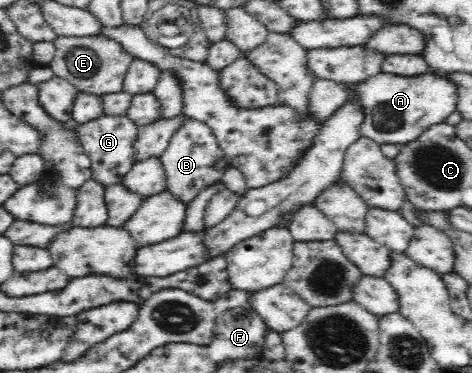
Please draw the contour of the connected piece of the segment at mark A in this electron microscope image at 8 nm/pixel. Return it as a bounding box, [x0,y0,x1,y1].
[342,72,456,144]

